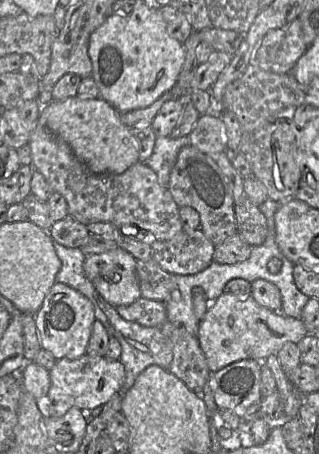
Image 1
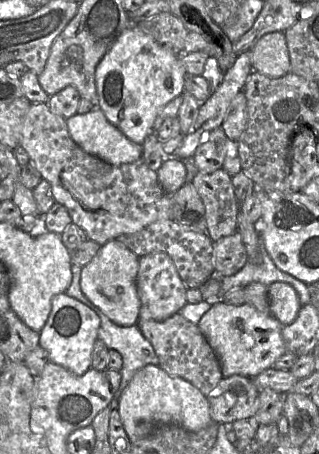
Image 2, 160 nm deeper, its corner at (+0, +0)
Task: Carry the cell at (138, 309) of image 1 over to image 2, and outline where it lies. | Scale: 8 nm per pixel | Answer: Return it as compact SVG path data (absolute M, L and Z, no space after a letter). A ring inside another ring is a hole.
M176 313L164 321L141 320L137 326L151 343L159 359L159 367L170 376L178 376L197 388L205 397L216 391L223 378L217 355L197 325Z

